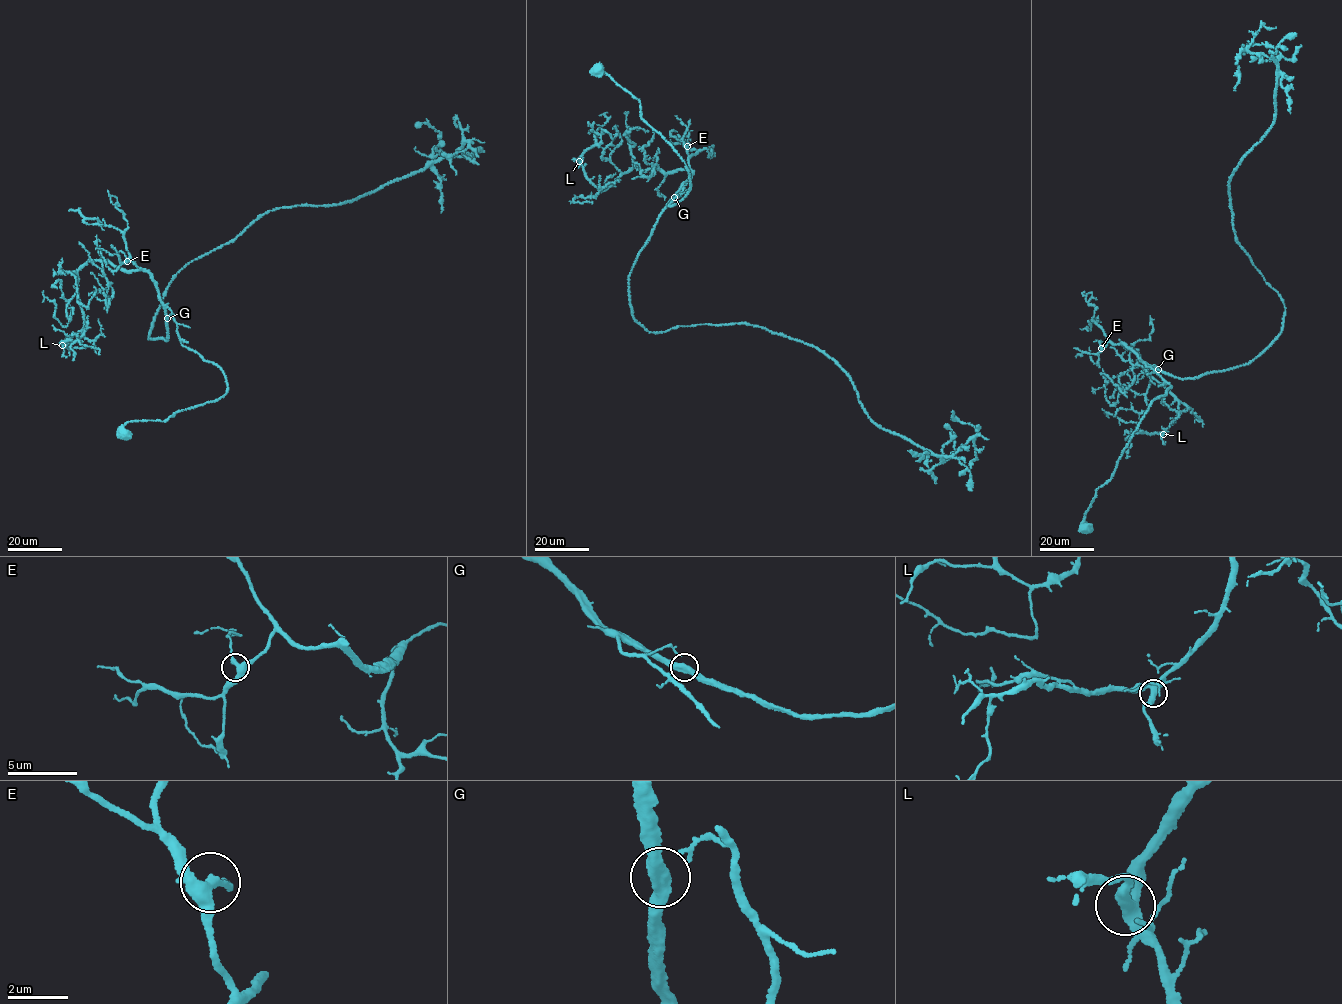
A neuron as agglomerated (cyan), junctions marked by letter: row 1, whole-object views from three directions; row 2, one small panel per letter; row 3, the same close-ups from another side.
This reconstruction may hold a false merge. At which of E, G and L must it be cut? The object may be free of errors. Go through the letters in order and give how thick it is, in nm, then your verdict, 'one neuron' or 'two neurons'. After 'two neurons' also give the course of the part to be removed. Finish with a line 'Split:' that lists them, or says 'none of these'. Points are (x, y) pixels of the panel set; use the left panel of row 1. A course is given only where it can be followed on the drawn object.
E: 360 nm thick; one neuron
G: 360 nm thick; one neuron
L: 360 nm thick; one neuron
Split: none of these

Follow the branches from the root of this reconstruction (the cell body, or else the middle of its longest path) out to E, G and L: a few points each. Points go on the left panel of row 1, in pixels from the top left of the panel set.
E: (124, 433), (129, 422), (163, 421), (215, 401), (228, 388), (223, 370), (181, 344), (150, 275), (127, 261)
G: (124, 433), (129, 422), (163, 421), (215, 401), (228, 388), (223, 370), (181, 344), (167, 307), (167, 318)
L: (124, 433), (216, 400), (223, 370), (181, 344), (150, 275), (97, 261), (78, 273), (84, 335), (62, 345)

